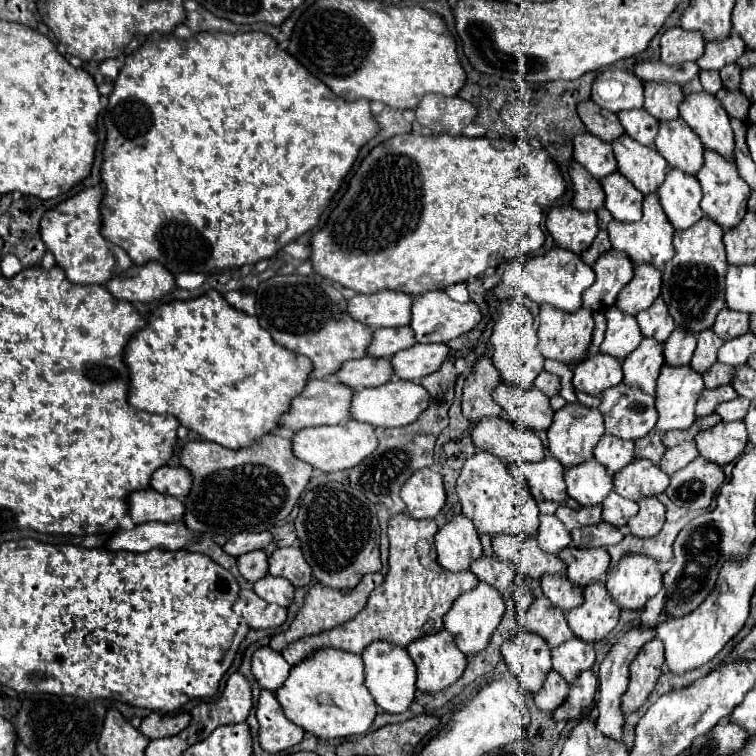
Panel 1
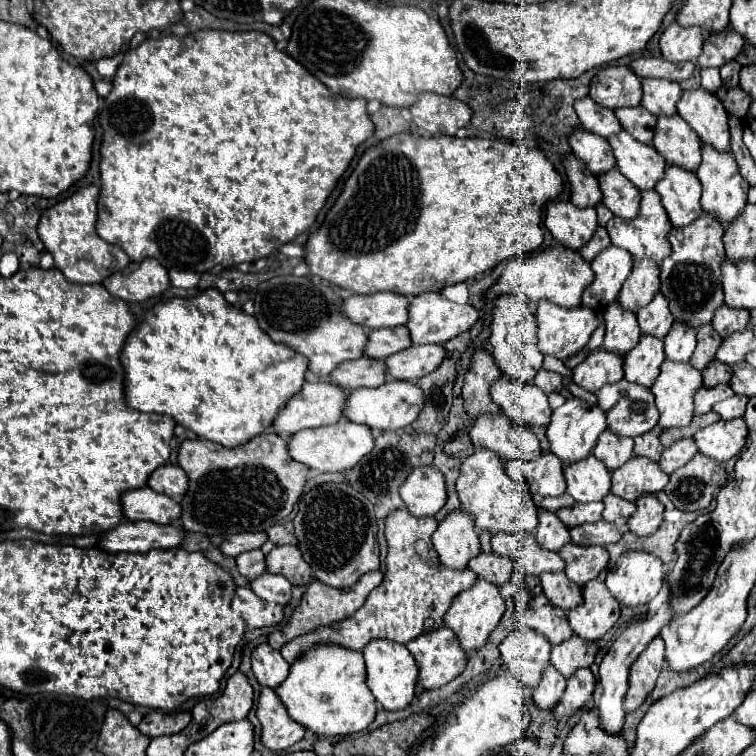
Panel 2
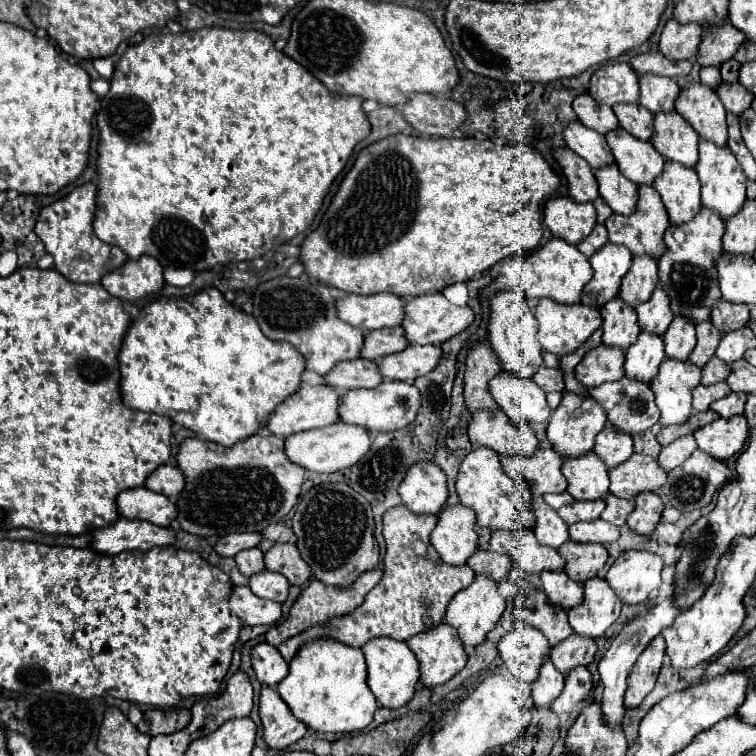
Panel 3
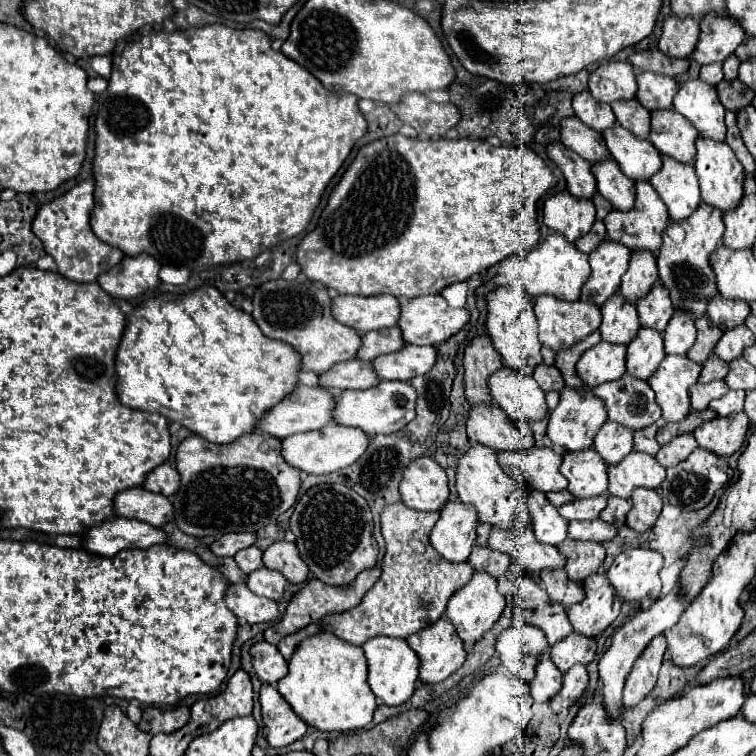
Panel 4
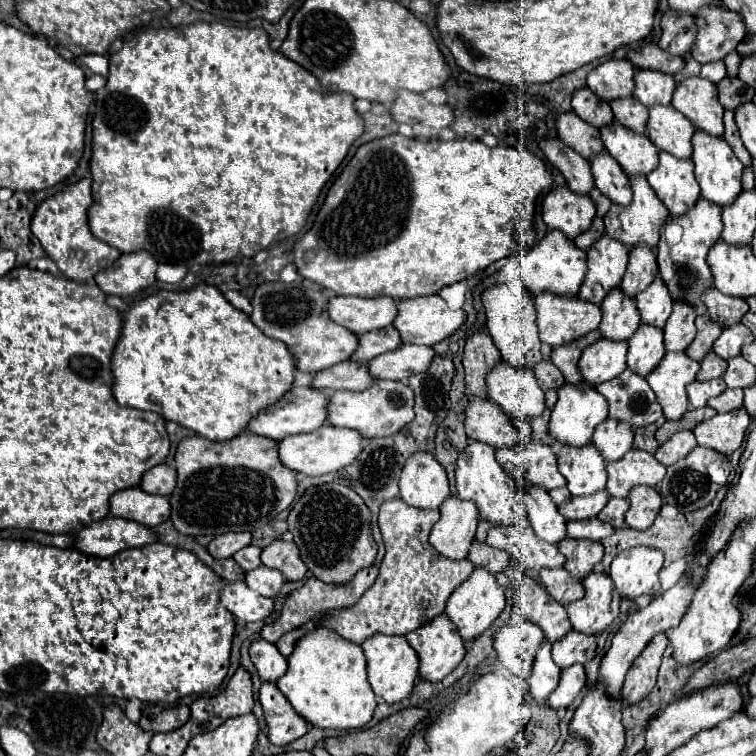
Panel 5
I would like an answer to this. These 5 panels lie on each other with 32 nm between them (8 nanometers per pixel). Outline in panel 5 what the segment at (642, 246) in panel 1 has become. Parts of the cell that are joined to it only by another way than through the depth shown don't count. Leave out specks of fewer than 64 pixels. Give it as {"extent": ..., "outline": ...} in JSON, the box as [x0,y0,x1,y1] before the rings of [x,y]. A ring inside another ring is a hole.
{"extent":[604,176,668,246],"outline":[[[628,176],[630,180],[630,186],[632,186],[632,202],[628,206],[620,206],[620,204],[614,204],[610,206],[610,210],[606,212],[604,216],[604,224],[606,224],[606,234],[616,238],[616,240],[622,240],[624,244],[632,246],[636,242],[646,242],[648,246],[656,246],[658,240],[660,240],[660,228],[668,216],[668,208],[664,208],[662,200],[656,196],[656,192],[652,192],[650,184],[646,182],[644,176]]]}

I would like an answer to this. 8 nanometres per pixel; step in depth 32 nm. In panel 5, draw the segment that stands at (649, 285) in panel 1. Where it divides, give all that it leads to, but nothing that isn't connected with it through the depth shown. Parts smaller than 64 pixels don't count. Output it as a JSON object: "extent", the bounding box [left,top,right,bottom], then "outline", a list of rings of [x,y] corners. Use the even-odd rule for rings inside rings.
{"extent":[620,244,658,298],"outline":[[[636,244],[630,248],[628,256],[628,270],[620,282],[620,288],[634,298],[636,292],[644,290],[654,280],[654,276],[658,276],[656,252],[648,244]]]}

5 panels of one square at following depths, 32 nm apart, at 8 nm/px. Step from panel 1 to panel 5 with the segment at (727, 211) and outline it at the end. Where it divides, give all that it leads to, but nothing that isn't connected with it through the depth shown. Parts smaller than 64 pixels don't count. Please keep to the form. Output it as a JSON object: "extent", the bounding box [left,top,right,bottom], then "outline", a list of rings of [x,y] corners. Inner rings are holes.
{"extent":[692,130,742,206],"outline":[[[696,130],[692,136],[692,162],[696,166],[696,180],[700,184],[702,196],[716,202],[718,206],[730,204],[732,200],[736,200],[736,196],[742,190],[742,162],[734,156],[732,148],[728,148],[728,142],[720,136],[712,136],[704,130]]]}

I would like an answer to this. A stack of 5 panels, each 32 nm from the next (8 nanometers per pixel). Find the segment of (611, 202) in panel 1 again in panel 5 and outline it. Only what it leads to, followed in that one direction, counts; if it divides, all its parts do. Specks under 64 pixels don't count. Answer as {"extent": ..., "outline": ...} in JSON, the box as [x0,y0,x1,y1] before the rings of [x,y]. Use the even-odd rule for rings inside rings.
{"extent":[590,152,632,204],"outline":[[[600,152],[600,154],[592,156],[590,166],[592,166],[594,184],[596,184],[596,188],[600,188],[600,192],[604,196],[608,196],[612,202],[618,202],[618,204],[630,202],[632,188],[628,188],[628,176],[620,168],[620,164],[616,164],[616,160],[612,160],[612,156],[608,152]]]}

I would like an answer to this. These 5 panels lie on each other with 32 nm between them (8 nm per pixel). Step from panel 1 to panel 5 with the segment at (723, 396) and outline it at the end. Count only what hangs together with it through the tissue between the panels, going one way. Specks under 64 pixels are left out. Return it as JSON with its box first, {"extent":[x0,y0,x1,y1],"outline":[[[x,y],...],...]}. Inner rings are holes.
{"extent":[686,378,726,408],"outline":[[[722,378],[706,380],[706,382],[694,380],[692,384],[688,384],[688,390],[686,390],[688,402],[690,402],[692,408],[704,408],[704,404],[708,402],[708,398],[718,396],[724,388],[726,388],[726,384],[724,384]]]}

